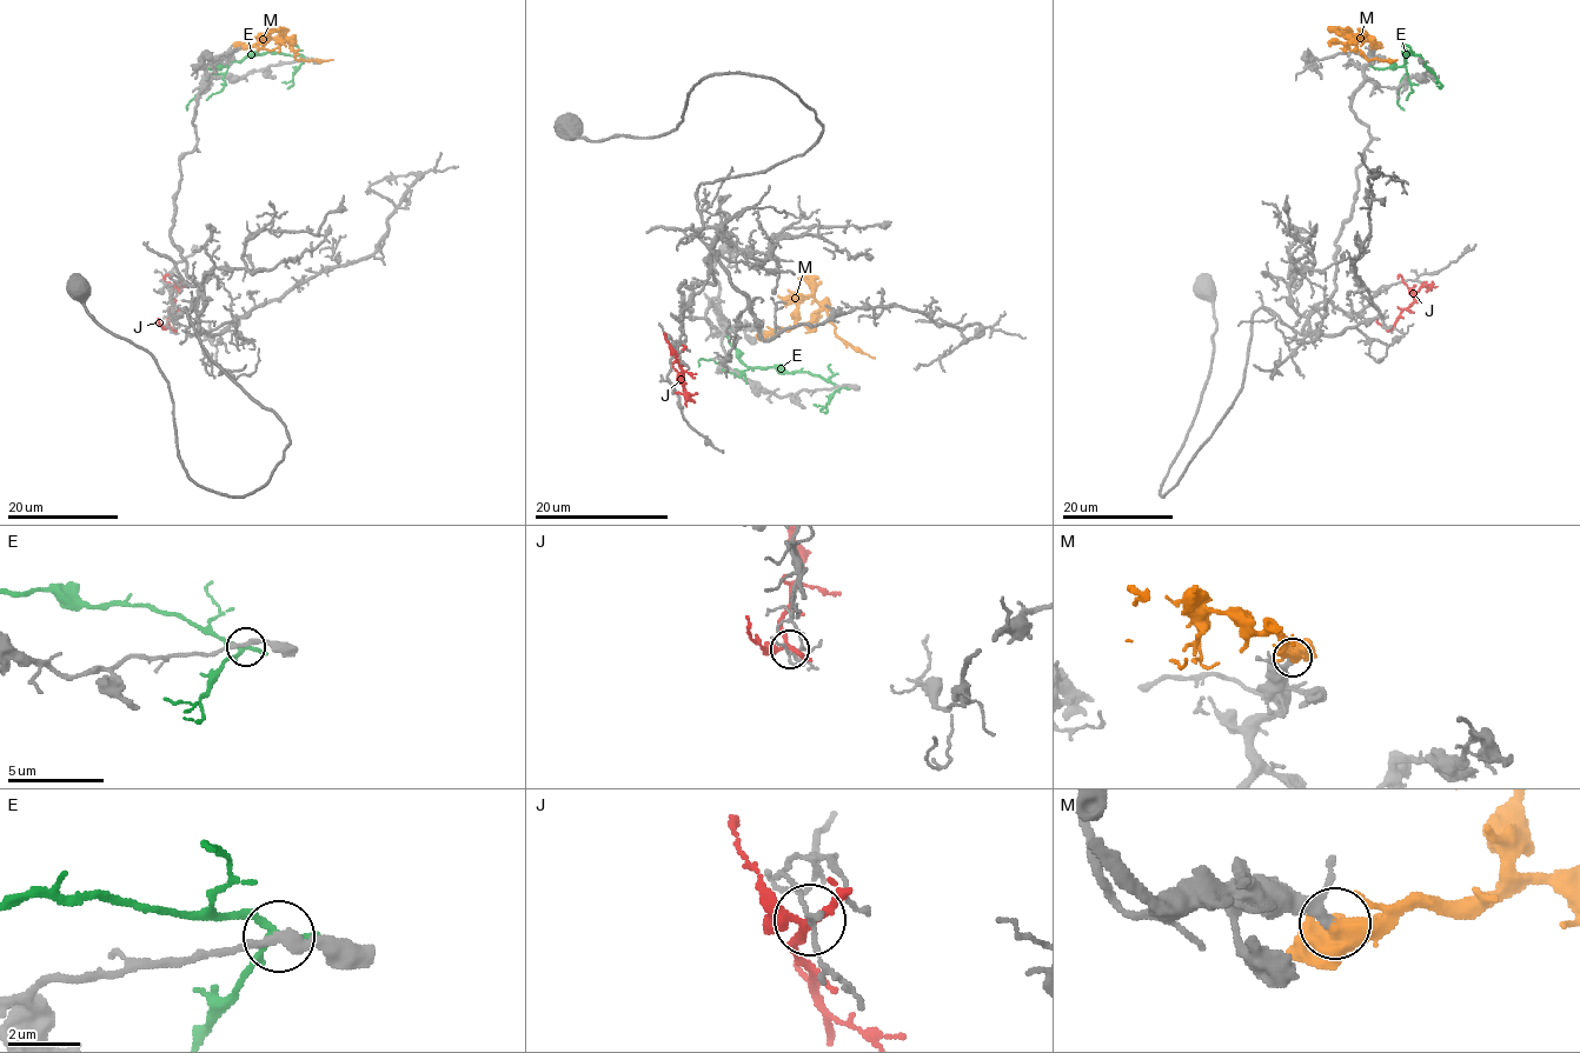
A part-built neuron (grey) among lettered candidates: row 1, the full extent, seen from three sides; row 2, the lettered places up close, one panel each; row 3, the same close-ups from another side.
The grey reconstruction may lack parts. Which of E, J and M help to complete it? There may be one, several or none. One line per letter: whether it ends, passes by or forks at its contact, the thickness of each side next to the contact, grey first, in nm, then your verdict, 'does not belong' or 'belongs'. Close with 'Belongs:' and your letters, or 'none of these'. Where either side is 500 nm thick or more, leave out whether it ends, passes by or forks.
E: it forks; calibres 280 and 180 nm; does not belong
J: it forks; calibres 130 and 240 nm; does not belong
M: calibres 220 and 550 nm; belongs
Belongs: M

